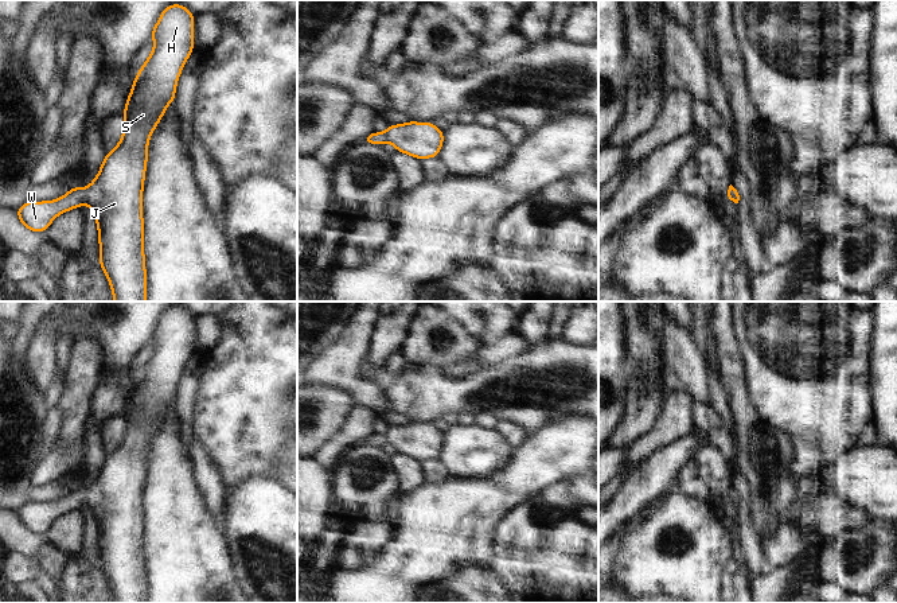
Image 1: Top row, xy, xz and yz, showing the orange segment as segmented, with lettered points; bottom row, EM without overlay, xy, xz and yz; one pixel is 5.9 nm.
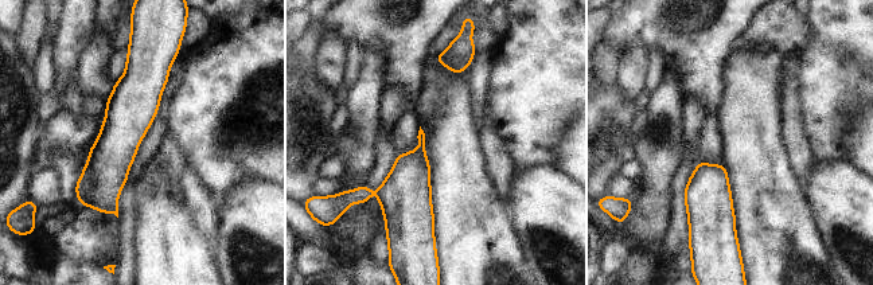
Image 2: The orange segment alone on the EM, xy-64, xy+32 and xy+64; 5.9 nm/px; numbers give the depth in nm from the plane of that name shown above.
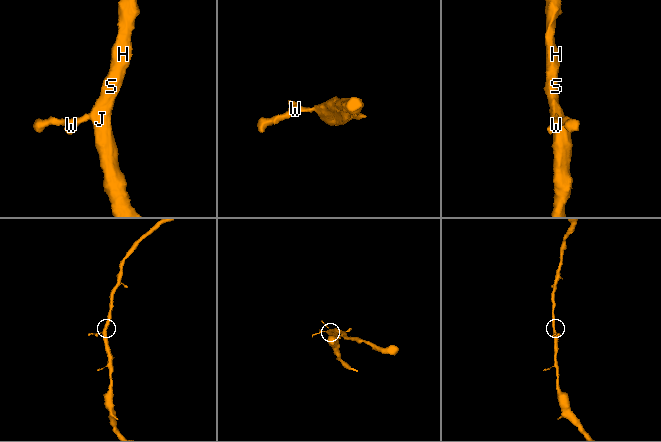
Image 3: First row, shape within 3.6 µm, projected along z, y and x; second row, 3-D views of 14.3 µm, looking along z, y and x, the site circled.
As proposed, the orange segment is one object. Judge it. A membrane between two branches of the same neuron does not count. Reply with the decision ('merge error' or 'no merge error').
no merge error

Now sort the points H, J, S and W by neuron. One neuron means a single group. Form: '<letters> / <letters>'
H J S W

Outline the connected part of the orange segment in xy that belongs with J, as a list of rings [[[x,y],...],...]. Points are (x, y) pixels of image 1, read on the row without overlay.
[[[182,306],[168,307],[152,331],[155,349],[134,377],[124,416],[125,429],[118,447],[109,455],[97,479],[86,490],[74,487],[65,498],[50,503],[27,502],[16,511],[22,525],[31,533],[47,533],[52,521],[71,510],[87,505],[93,511],[100,538],[100,567],[105,573],[114,603],[147,603],[147,577],[143,548],[143,486],[148,460],[148,443],[161,421],[165,408],[175,402],[175,389],[180,373],[194,350],[194,320]]]

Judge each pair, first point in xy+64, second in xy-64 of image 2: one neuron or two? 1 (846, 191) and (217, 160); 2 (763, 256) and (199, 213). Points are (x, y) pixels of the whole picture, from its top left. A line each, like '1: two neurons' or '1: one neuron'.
1: two neurons
2: two neurons

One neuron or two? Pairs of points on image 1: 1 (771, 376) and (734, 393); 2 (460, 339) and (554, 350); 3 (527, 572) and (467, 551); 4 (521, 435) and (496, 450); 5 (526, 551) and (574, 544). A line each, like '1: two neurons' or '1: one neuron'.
1: two neurons
2: two neurons
3: two neurons
4: two neurons
5: one neuron

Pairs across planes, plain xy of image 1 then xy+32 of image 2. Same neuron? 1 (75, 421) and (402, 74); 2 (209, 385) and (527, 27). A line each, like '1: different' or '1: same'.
1: different
2: same

